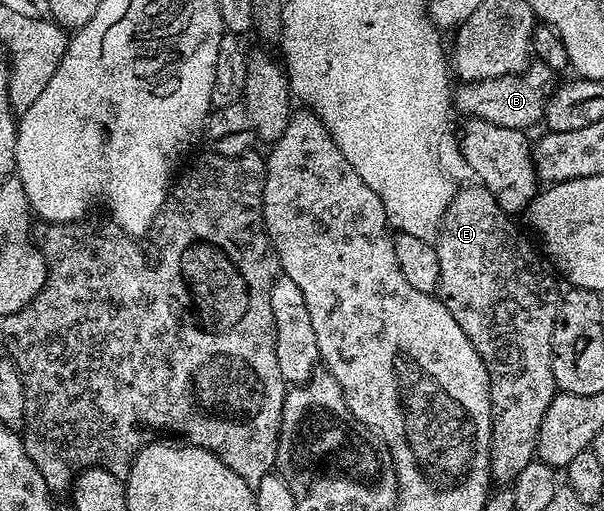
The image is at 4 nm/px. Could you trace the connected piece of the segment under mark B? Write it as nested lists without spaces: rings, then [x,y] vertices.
[[[533,60],[523,73],[511,77],[495,77],[485,81],[469,81],[461,84],[454,93],[455,112],[468,113],[469,118],[477,117],[502,127],[514,127],[525,131],[531,125],[540,125],[544,119],[544,109],[548,106],[548,94],[554,88],[554,71],[546,63]]]

